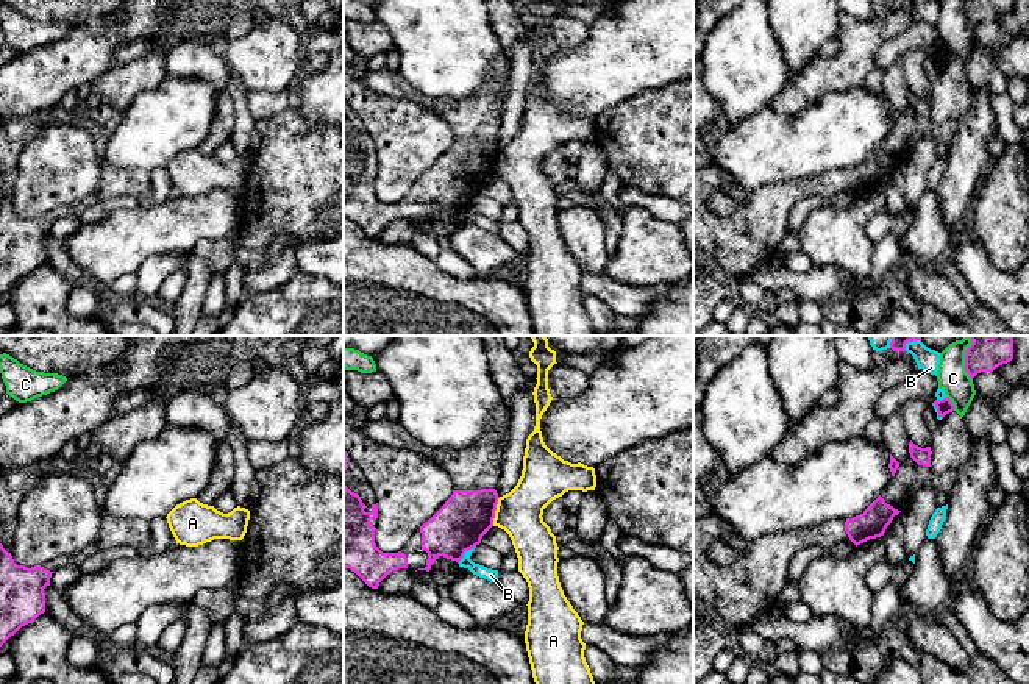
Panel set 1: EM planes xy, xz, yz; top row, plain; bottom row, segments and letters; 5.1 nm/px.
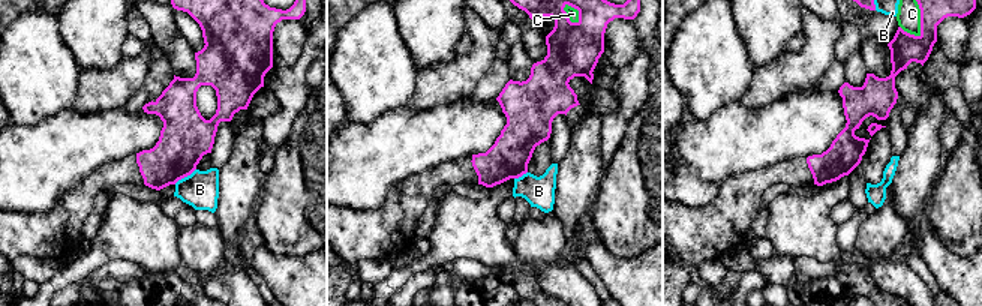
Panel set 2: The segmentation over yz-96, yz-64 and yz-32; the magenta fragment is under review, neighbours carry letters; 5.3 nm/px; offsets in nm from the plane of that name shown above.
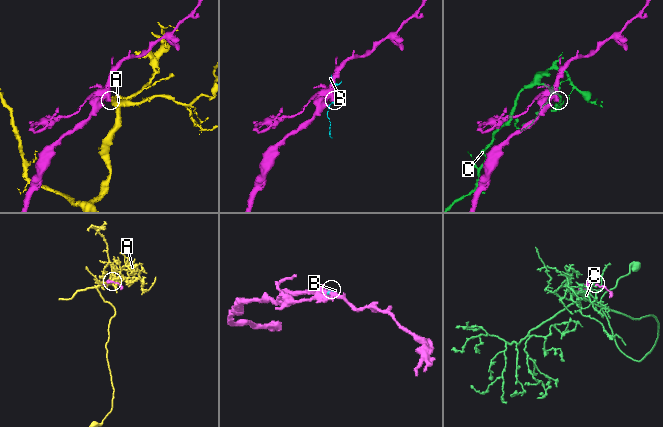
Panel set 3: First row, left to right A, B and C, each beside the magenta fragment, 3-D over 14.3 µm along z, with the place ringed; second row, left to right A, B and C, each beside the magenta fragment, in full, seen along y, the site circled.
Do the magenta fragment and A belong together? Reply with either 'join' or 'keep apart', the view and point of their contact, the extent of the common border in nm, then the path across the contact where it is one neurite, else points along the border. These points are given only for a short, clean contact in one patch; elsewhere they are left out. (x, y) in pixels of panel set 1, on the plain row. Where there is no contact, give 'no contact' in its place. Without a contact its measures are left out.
keep apart; contact xz (495, 160); length 160 nm; border xz (500, 147), (492, 175)

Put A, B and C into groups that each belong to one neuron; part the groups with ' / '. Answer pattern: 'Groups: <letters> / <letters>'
Groups: A / B / C

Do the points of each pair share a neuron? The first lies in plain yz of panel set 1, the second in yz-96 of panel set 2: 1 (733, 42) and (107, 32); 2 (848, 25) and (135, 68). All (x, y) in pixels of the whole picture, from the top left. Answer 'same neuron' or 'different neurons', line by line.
1: different neurons
2: same neuron

